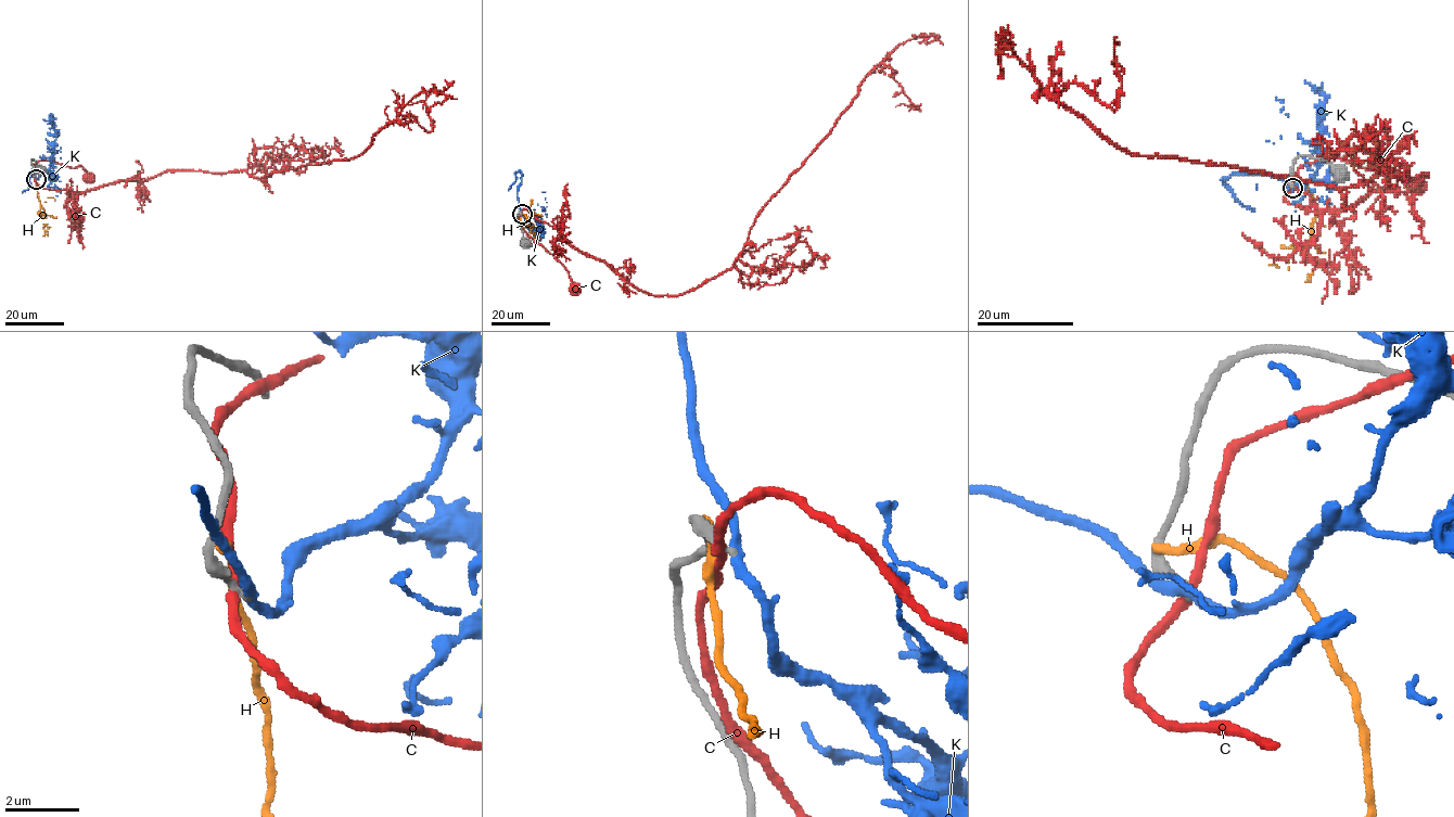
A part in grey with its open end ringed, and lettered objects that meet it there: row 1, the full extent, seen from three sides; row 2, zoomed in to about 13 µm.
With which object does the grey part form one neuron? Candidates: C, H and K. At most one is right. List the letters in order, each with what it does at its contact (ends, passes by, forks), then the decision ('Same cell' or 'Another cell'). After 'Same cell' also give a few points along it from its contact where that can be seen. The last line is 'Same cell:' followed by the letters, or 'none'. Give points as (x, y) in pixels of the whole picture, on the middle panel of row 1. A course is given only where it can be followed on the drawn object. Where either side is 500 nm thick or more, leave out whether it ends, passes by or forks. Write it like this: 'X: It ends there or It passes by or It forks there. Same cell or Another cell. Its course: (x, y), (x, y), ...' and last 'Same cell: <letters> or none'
C: It passes by. Another cell
H: It ends there. Another cell
K: It passes by. Another cell
Same cell: none

